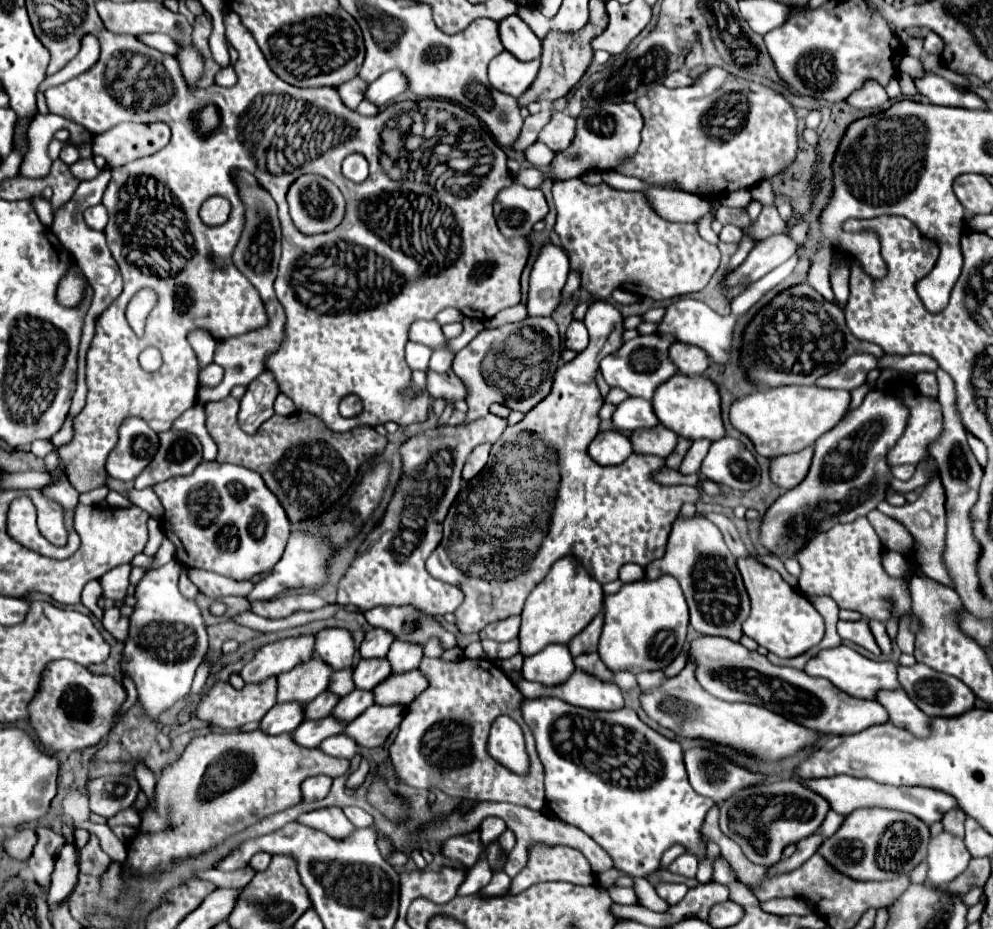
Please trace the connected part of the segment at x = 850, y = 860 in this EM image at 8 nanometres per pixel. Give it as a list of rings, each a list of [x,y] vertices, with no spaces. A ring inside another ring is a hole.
[[[860,807],[852,811],[842,827],[828,837],[818,853],[840,873],[852,879],[894,879],[896,875],[910,873],[924,857],[930,841],[928,825],[904,811],[882,807]]]

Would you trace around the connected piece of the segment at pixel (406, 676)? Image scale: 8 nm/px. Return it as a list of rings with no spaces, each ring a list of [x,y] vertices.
[[[418,669],[406,671],[402,675],[390,675],[380,687],[374,689],[378,705],[408,705],[428,687],[428,679]]]

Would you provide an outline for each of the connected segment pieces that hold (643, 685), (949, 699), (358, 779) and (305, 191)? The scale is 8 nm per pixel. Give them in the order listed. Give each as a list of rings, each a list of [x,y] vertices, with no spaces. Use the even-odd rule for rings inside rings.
[[[652,671],[652,673],[640,673],[636,675],[640,689],[654,689],[664,681],[664,671]]]
[[[916,663],[912,667],[900,665],[898,667],[898,683],[906,691],[906,695],[916,703],[916,707],[920,707],[920,711],[924,711],[930,717],[956,717],[974,707],[976,695],[960,679],[938,673],[934,669],[928,669],[922,663]]]
[[[363,758],[360,762],[358,769],[352,772],[346,782],[347,789],[357,789],[359,788],[370,770],[369,762],[366,758]]]
[[[320,175],[298,177],[288,191],[288,205],[290,205],[290,217],[296,225],[296,229],[302,231],[304,235],[318,235],[318,233],[332,231],[334,225],[342,223],[344,209],[346,209],[346,201],[344,201],[340,189],[332,181],[328,181],[326,177],[320,177]]]

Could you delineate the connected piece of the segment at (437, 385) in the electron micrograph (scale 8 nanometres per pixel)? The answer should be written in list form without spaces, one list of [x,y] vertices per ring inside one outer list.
[[[426,369],[426,389],[430,391],[432,399],[444,397],[446,401],[458,401],[466,397],[466,387],[462,385],[462,381],[454,375],[454,371],[448,373],[434,373],[430,369]]]

